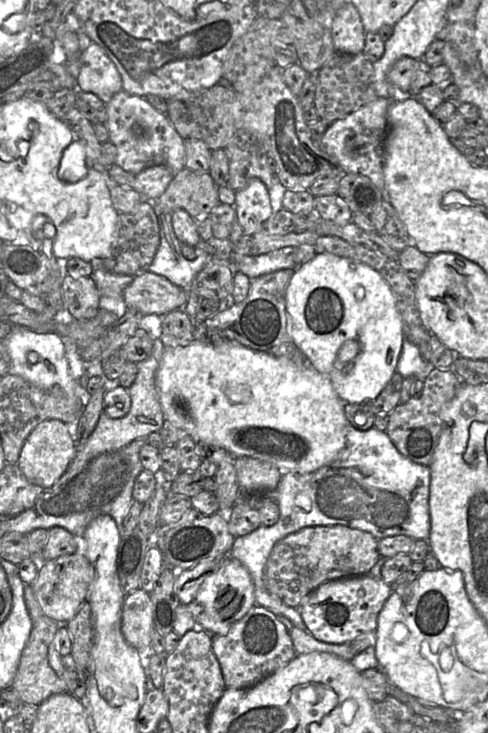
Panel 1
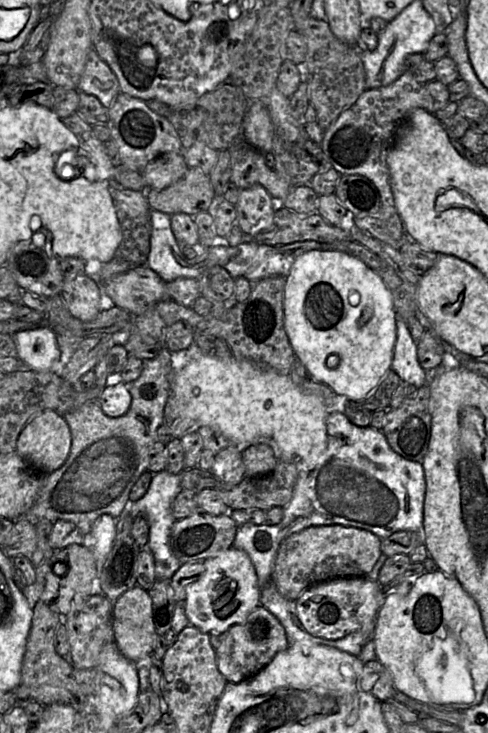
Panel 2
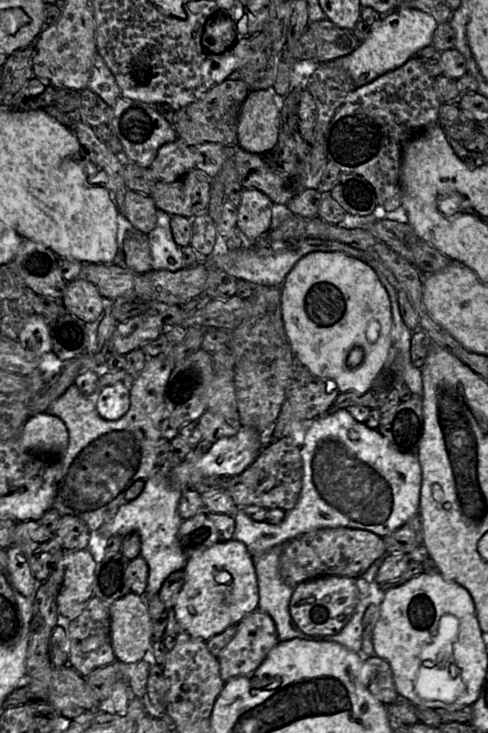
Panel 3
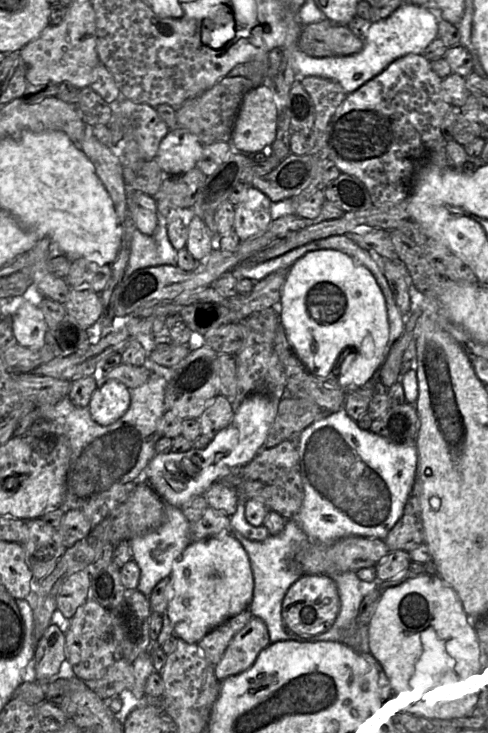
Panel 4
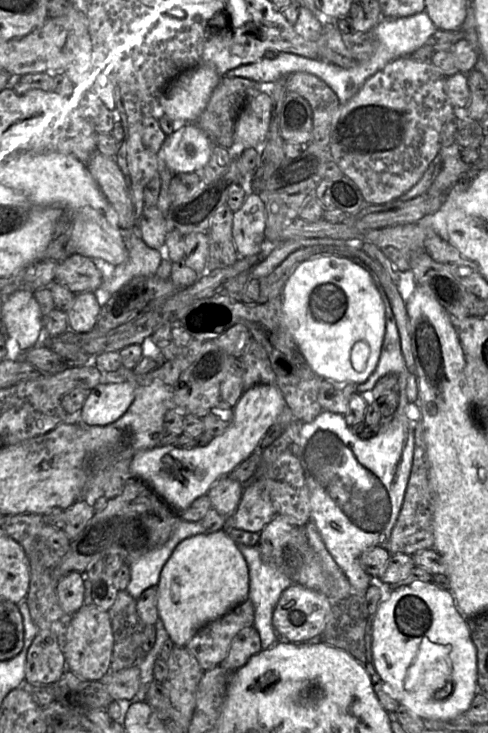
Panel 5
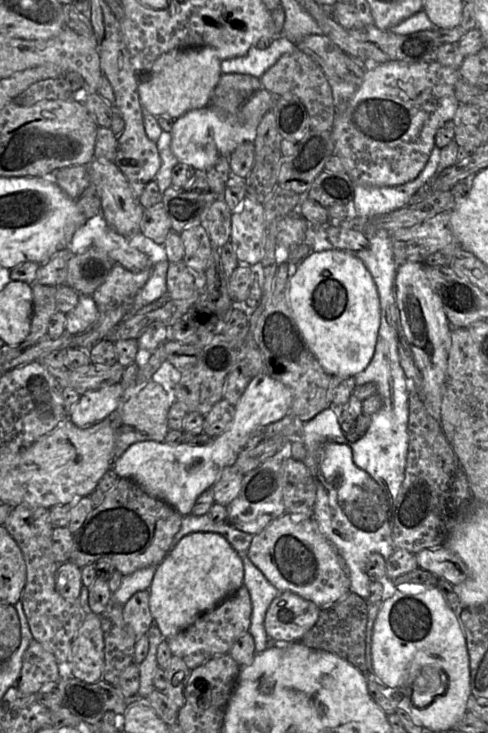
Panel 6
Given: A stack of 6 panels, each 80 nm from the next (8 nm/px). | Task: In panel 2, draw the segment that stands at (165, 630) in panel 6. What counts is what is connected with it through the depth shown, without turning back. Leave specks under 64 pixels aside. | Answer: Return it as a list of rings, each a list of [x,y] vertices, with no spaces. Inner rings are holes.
[[[231,547],[204,560],[203,564],[205,570],[200,578],[187,587],[184,601],[185,613],[190,625],[210,636],[218,636],[246,621],[248,615],[260,605],[261,588],[255,568],[247,553],[242,550]]]

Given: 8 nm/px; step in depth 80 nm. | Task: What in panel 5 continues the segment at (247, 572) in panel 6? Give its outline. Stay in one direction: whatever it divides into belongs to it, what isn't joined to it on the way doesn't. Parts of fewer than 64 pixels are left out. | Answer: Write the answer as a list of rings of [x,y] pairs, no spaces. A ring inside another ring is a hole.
[[[237,544],[249,573],[249,597],[254,608],[253,627],[258,631],[262,650],[280,640],[272,624],[275,606],[285,589],[293,582],[274,564],[264,560],[258,546]]]

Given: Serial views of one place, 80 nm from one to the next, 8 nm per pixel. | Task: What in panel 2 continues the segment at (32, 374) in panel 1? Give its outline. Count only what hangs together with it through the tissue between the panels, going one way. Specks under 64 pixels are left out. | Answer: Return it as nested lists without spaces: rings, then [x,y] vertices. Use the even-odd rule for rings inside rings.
[[[49,326],[18,331],[13,335],[17,351],[29,370],[51,371],[61,351],[54,331]]]

